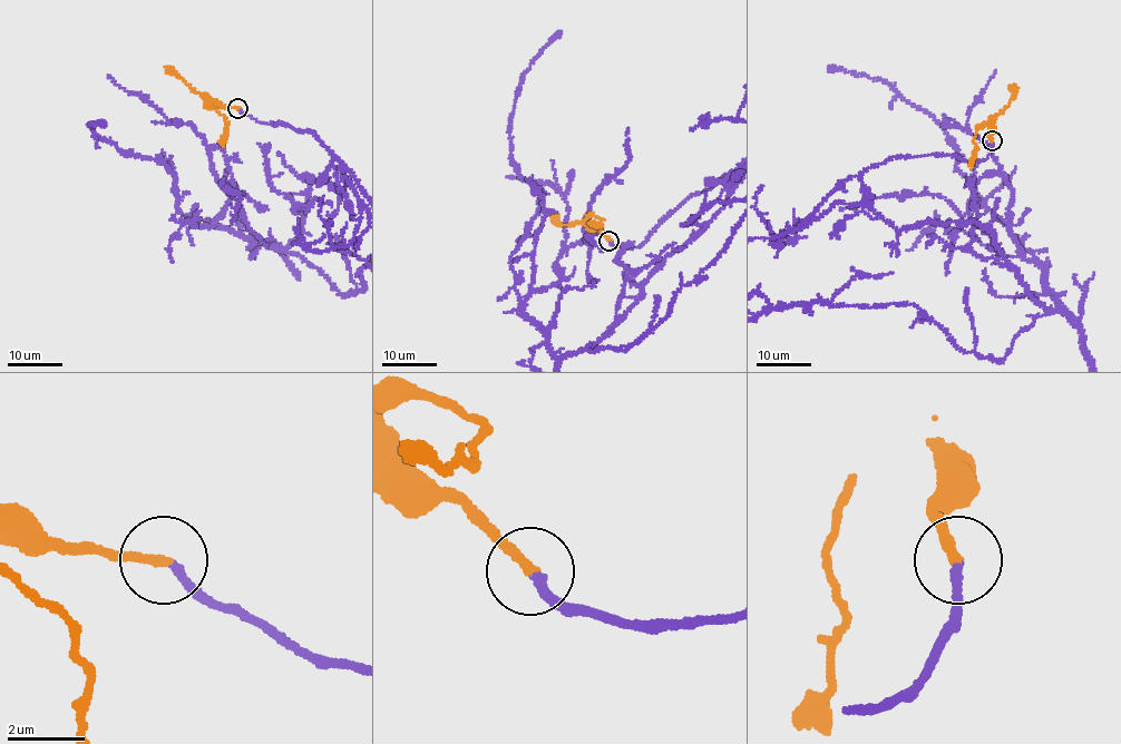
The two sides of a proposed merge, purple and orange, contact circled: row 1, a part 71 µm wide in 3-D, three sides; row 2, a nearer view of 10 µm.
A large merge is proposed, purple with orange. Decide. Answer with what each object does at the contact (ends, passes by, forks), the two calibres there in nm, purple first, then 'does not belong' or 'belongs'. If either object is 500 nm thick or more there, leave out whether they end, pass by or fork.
purple ends; orange ends; calibres 200 and 260 nm; belongs

